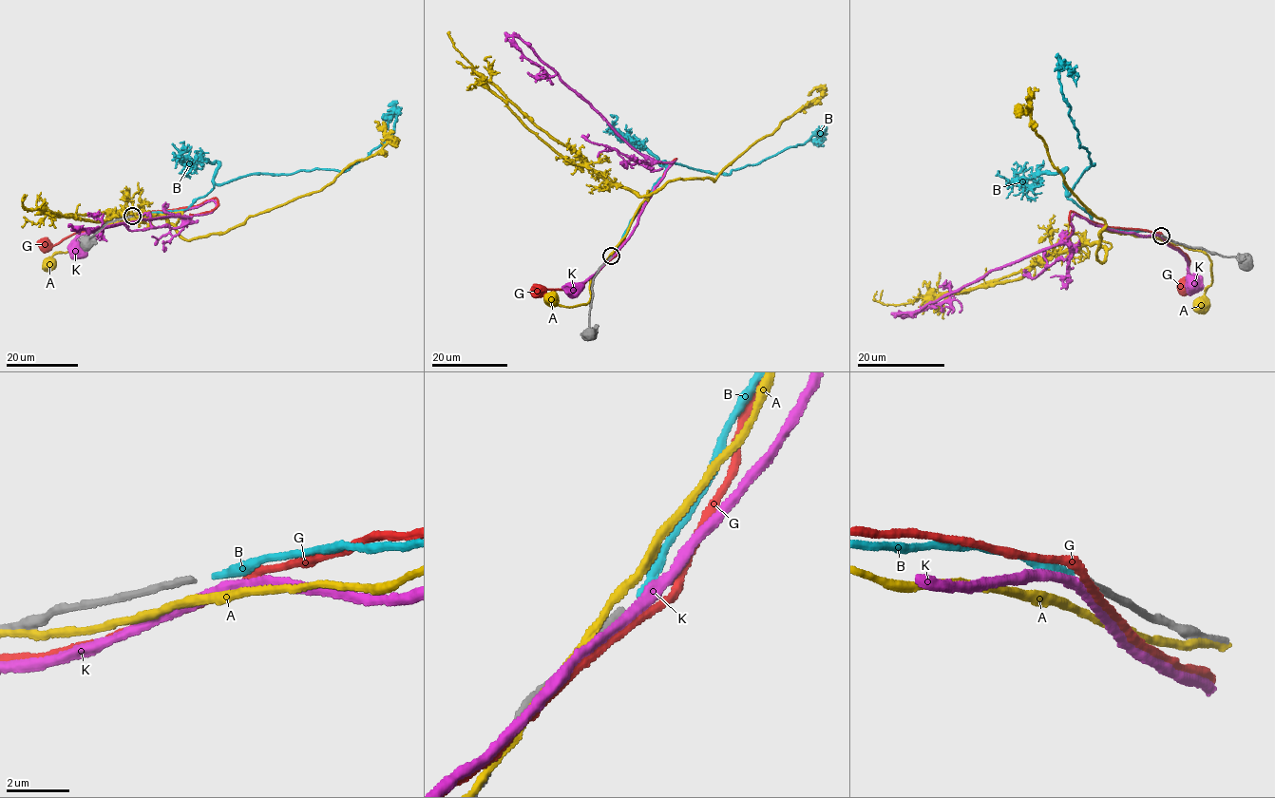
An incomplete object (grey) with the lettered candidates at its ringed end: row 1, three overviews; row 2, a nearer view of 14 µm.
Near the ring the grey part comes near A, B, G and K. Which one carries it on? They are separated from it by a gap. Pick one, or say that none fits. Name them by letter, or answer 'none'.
B

